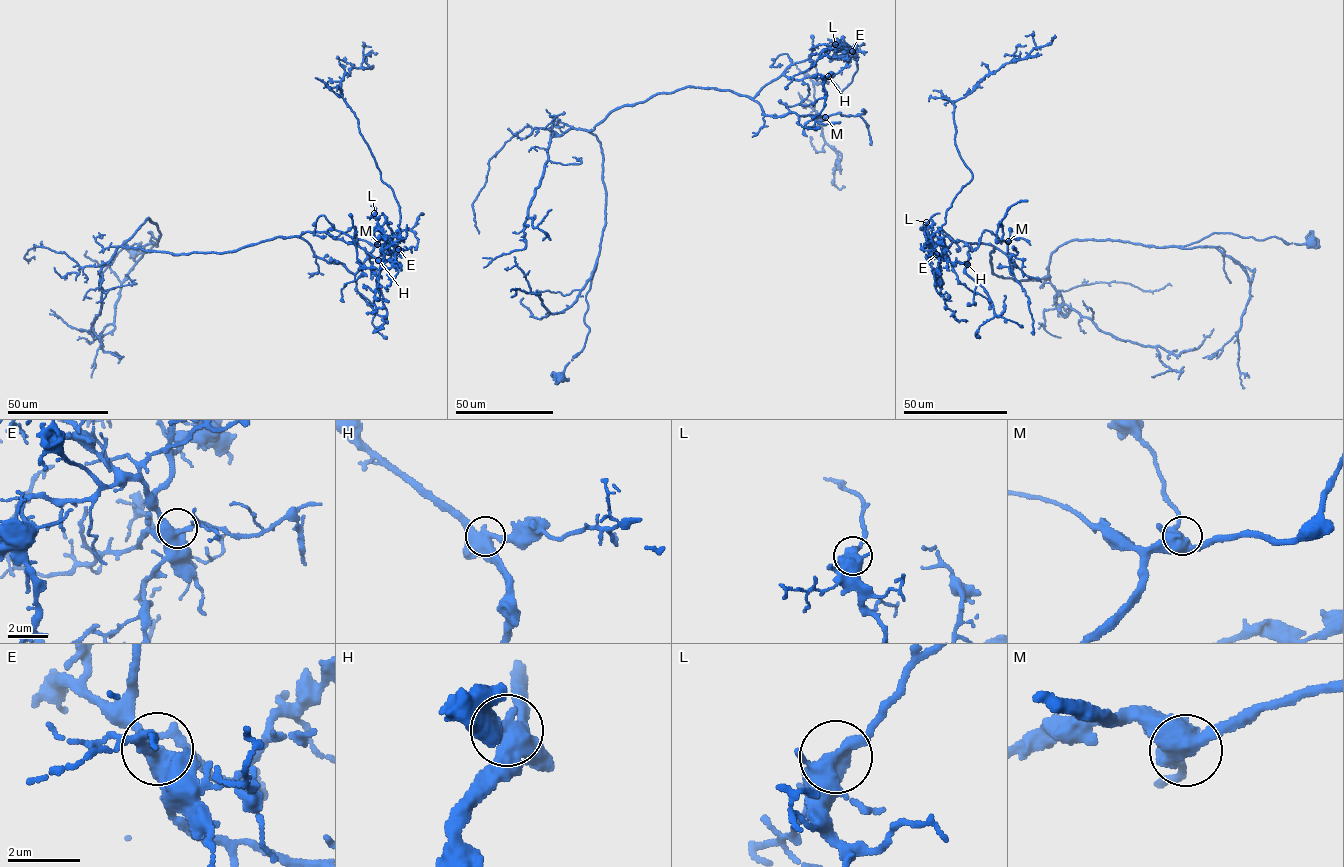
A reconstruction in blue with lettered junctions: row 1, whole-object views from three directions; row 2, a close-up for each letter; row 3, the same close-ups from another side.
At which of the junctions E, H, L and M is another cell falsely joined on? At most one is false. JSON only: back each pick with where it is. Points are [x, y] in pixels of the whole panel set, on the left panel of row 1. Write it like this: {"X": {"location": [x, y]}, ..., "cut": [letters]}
{"H": {"location": [378, 260]}, "cut": ["H"]}

